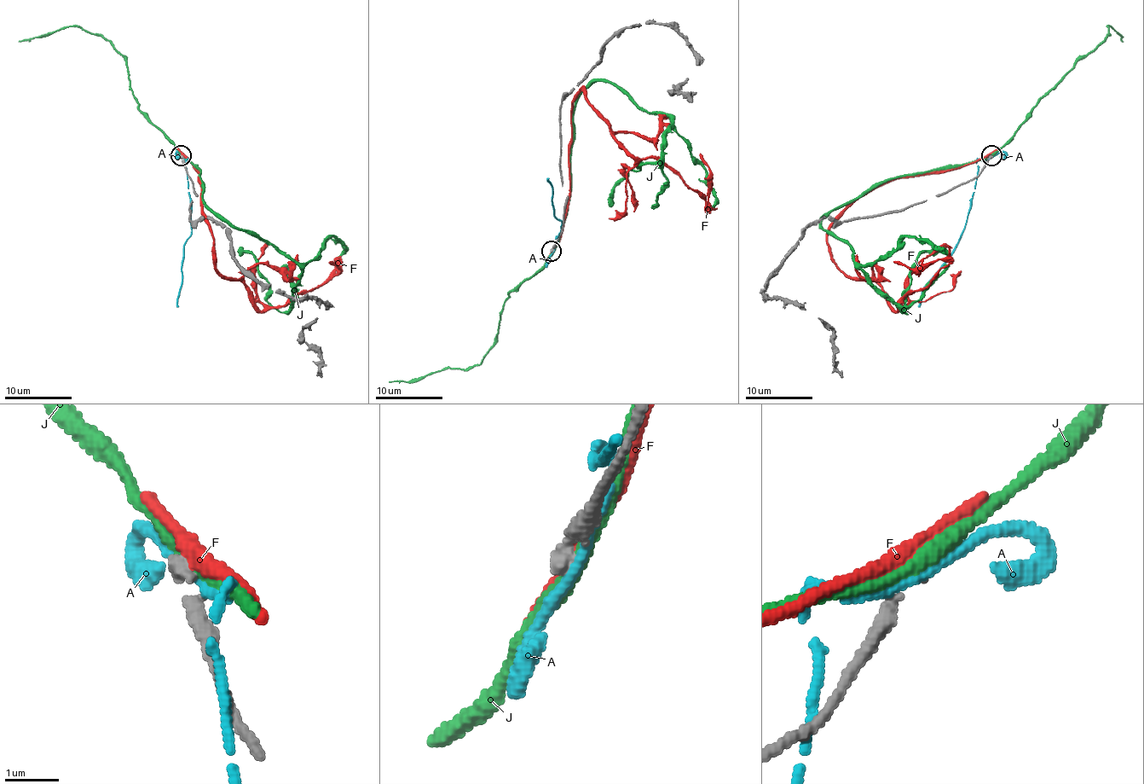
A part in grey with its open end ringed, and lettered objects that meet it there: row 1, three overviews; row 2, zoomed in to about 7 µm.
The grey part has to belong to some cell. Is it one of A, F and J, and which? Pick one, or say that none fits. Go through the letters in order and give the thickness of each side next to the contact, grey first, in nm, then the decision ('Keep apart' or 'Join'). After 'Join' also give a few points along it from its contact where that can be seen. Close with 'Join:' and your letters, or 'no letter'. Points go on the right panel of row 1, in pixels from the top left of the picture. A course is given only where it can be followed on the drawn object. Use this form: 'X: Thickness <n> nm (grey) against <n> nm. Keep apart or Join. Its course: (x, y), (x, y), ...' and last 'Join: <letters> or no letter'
A: Thickness 280 nm (grey) against 160 nm. Keep apart
F: Thickness 280 nm (grey) against 280 nm. Keep apart
J: Thickness 240 nm (grey) against 320 nm. Keep apart
Join: no letter

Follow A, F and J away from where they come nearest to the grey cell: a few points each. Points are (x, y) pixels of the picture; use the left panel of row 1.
A: (183, 158), (186, 161), (191, 235), (184, 244), (182, 287), (176, 306)
F: (183, 156), (198, 170), (213, 265), (239, 279), (262, 311), (315, 289), (338, 259), (339, 269), (329, 261)
J: (182, 156), (199, 170), (205, 203), (222, 220), (301, 269), (287, 311), (267, 299), (257, 259), (239, 251)

